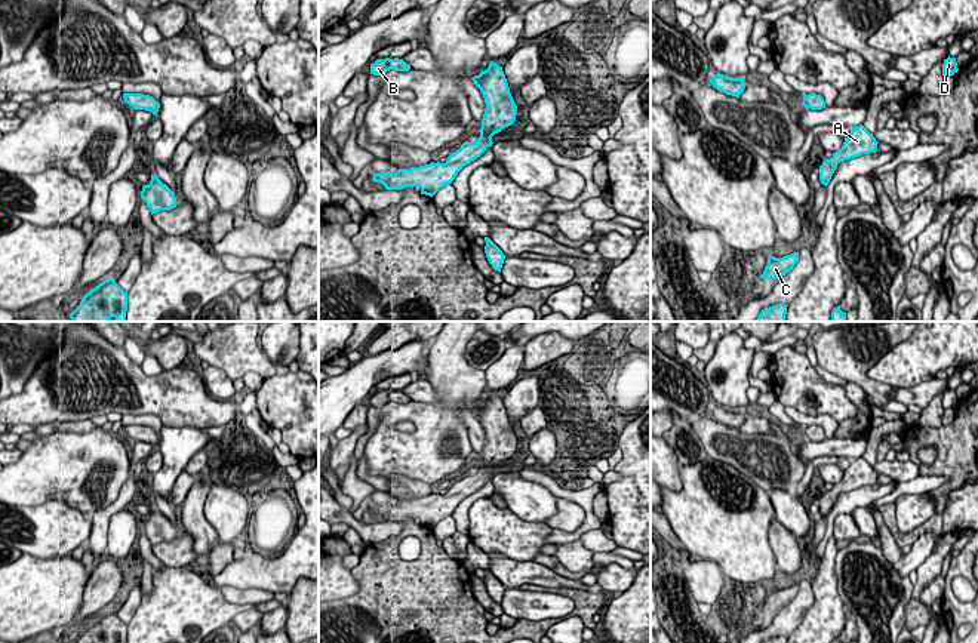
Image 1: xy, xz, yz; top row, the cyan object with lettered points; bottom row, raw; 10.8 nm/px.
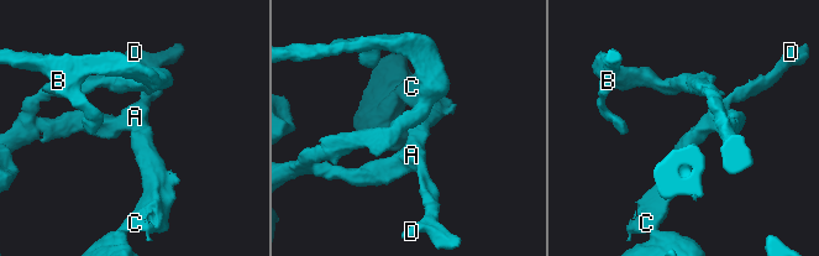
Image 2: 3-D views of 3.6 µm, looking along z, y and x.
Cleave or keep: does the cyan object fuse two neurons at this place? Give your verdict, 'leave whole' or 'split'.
leave whole

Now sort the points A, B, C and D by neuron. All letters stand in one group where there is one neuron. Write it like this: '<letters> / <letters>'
A B C D

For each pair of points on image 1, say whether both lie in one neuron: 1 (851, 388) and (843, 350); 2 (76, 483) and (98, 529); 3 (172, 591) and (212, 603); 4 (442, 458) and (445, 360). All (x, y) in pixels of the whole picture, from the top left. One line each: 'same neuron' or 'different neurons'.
1: different neurons
2: different neurons
3: same neuron
4: same neuron

